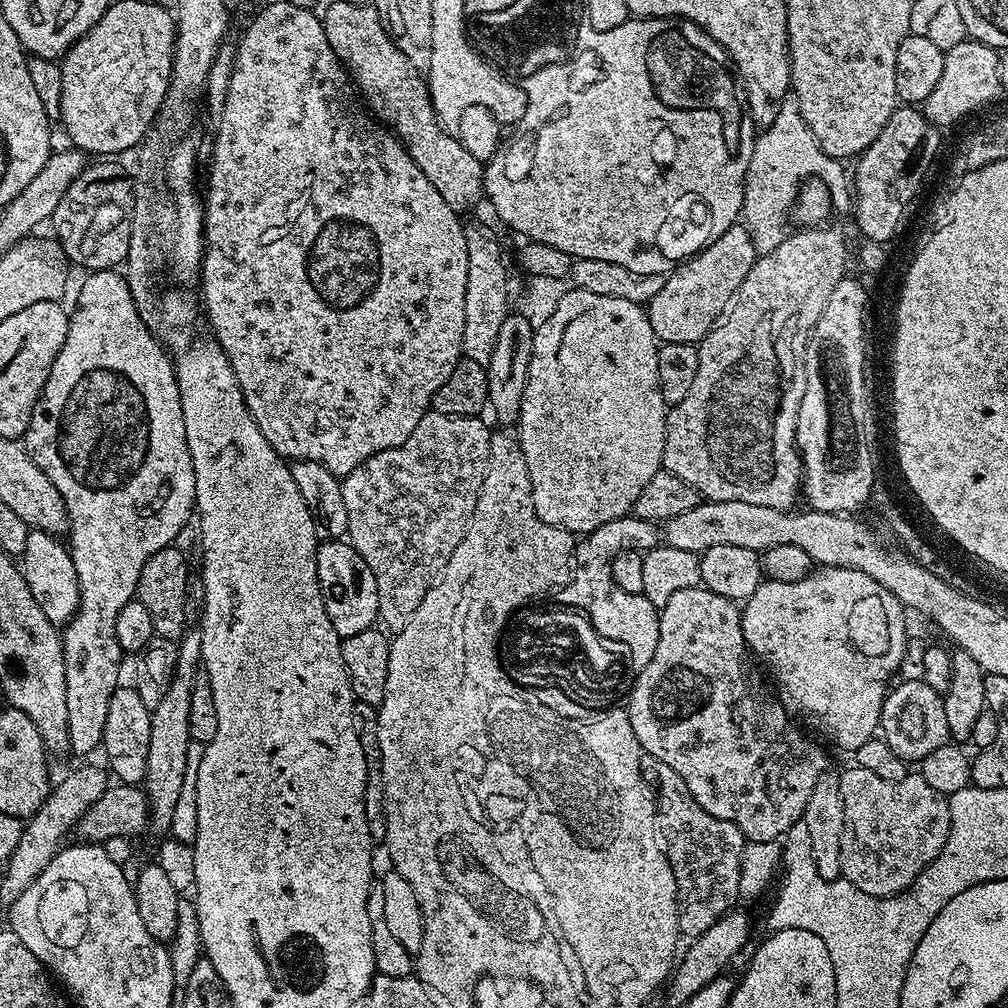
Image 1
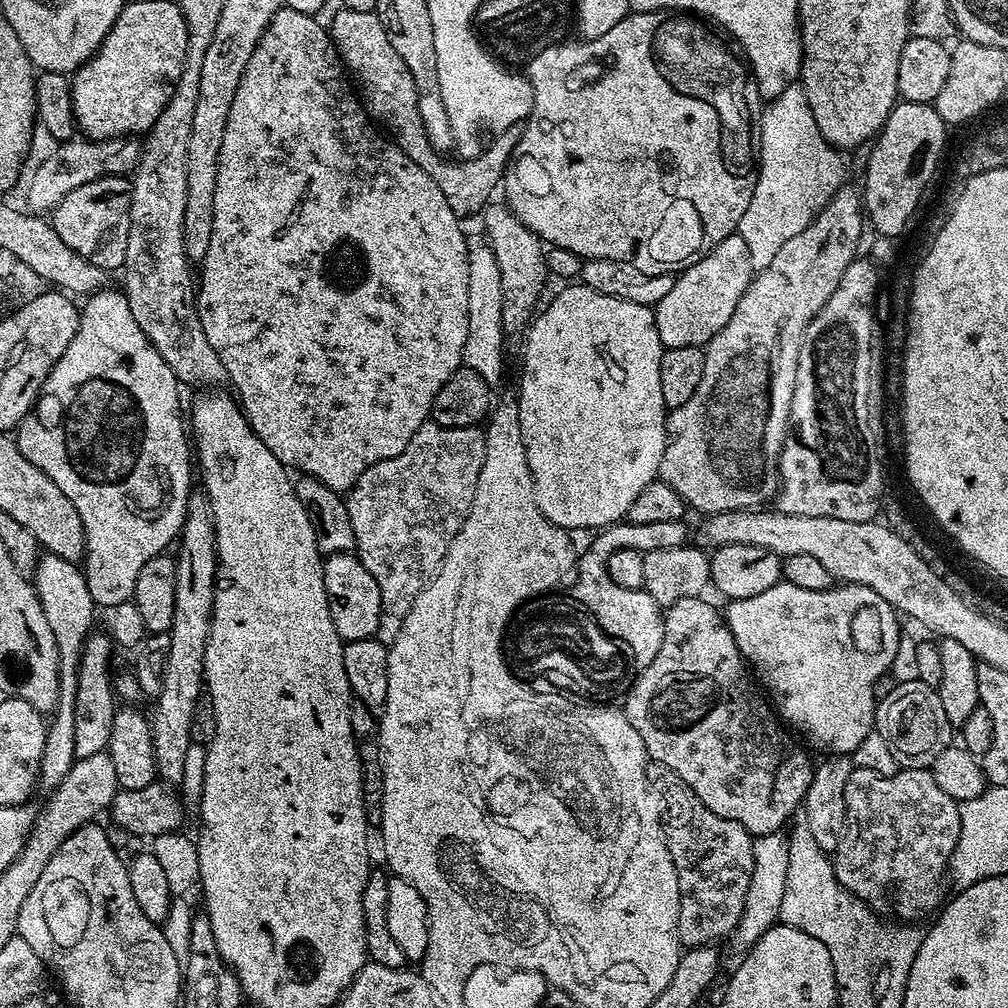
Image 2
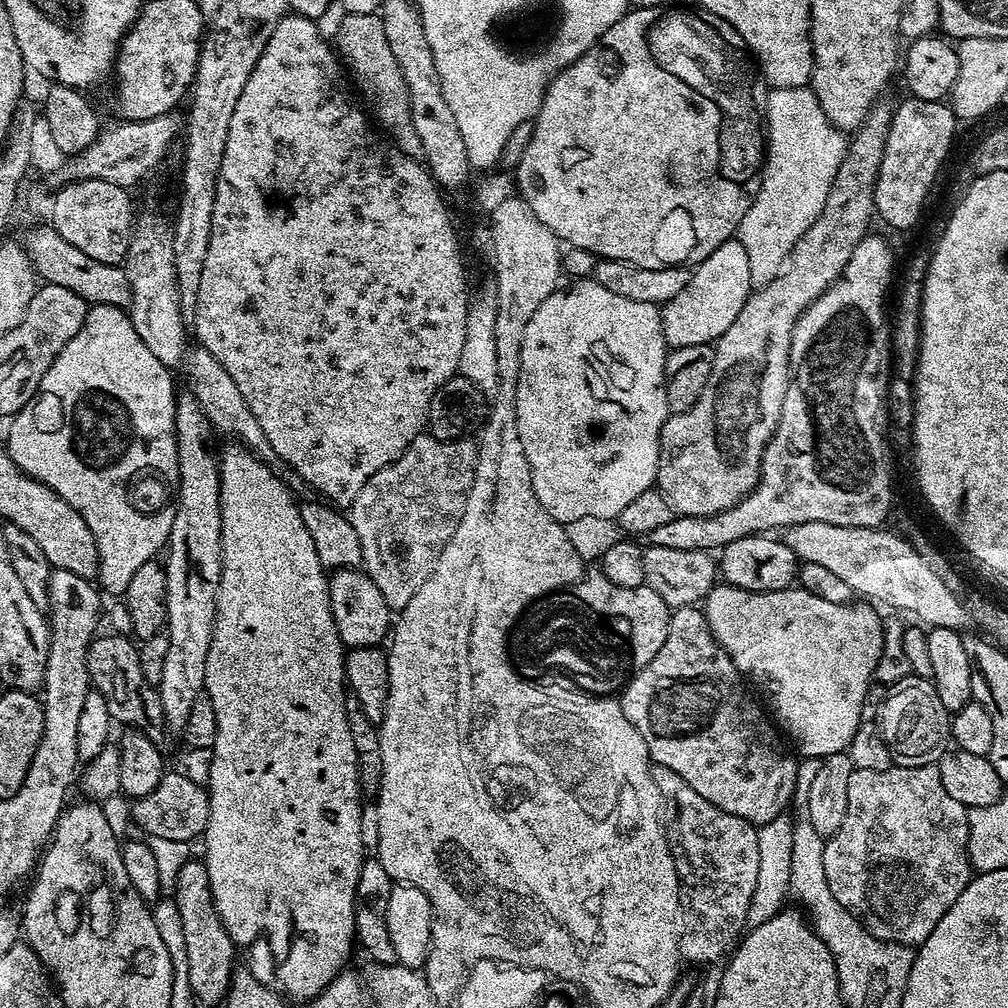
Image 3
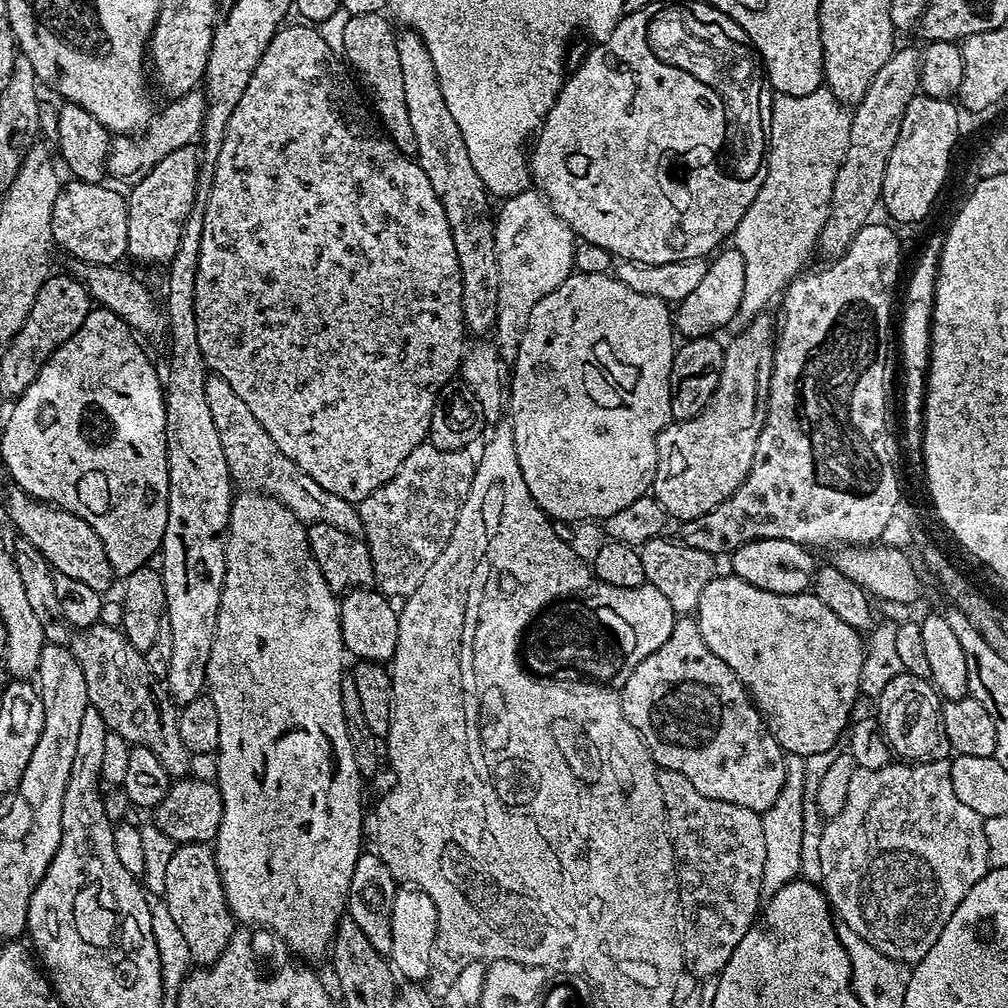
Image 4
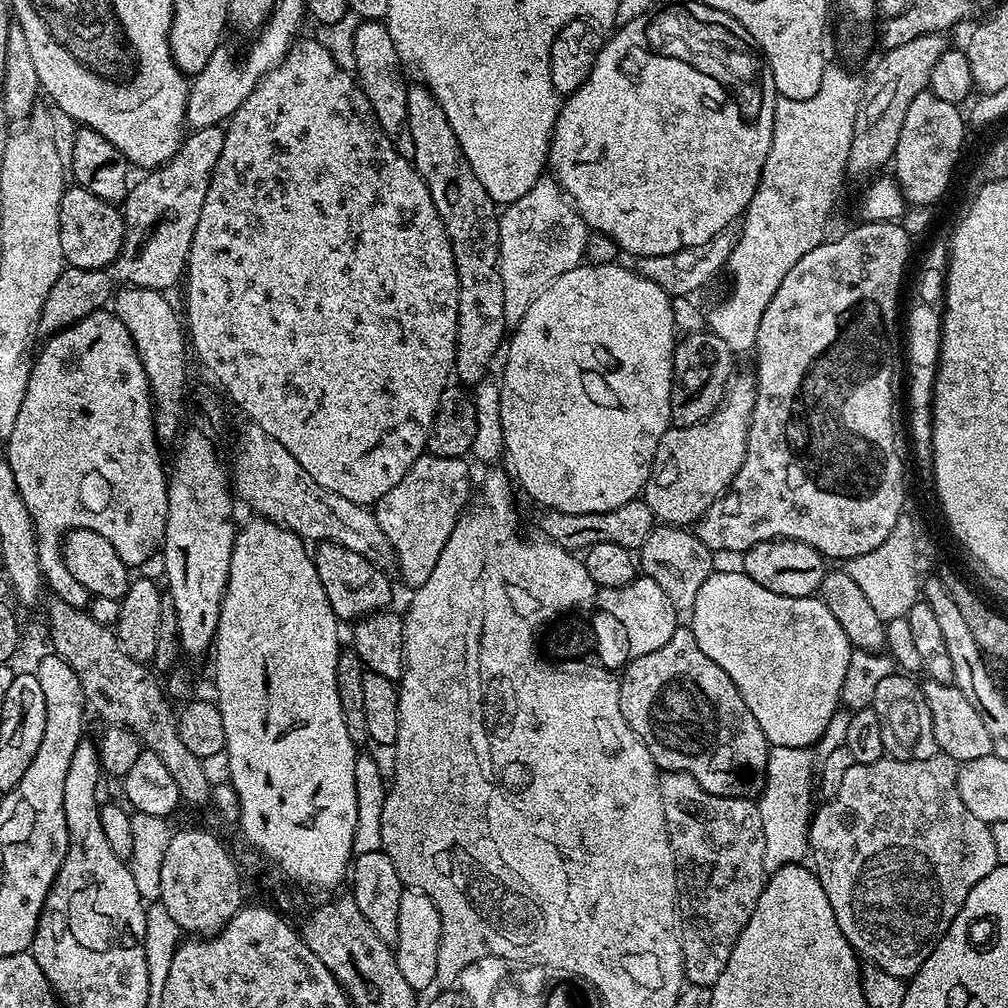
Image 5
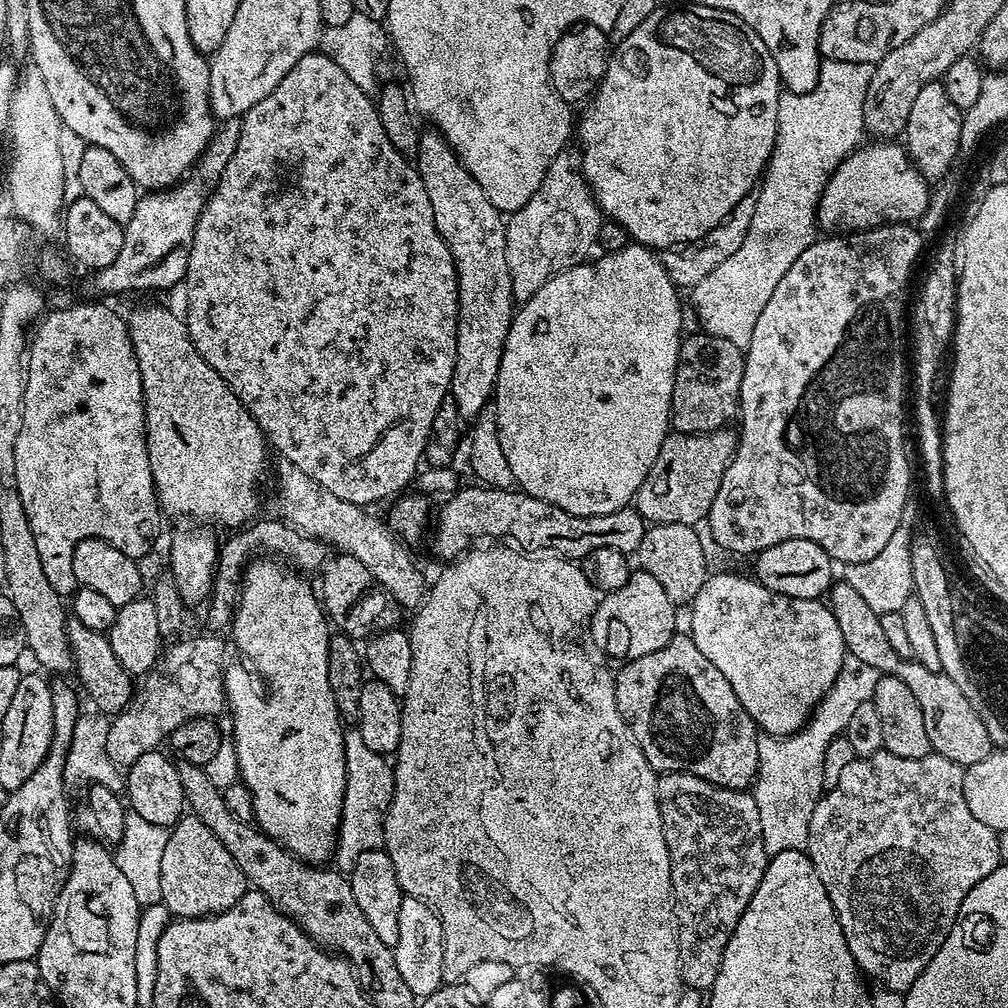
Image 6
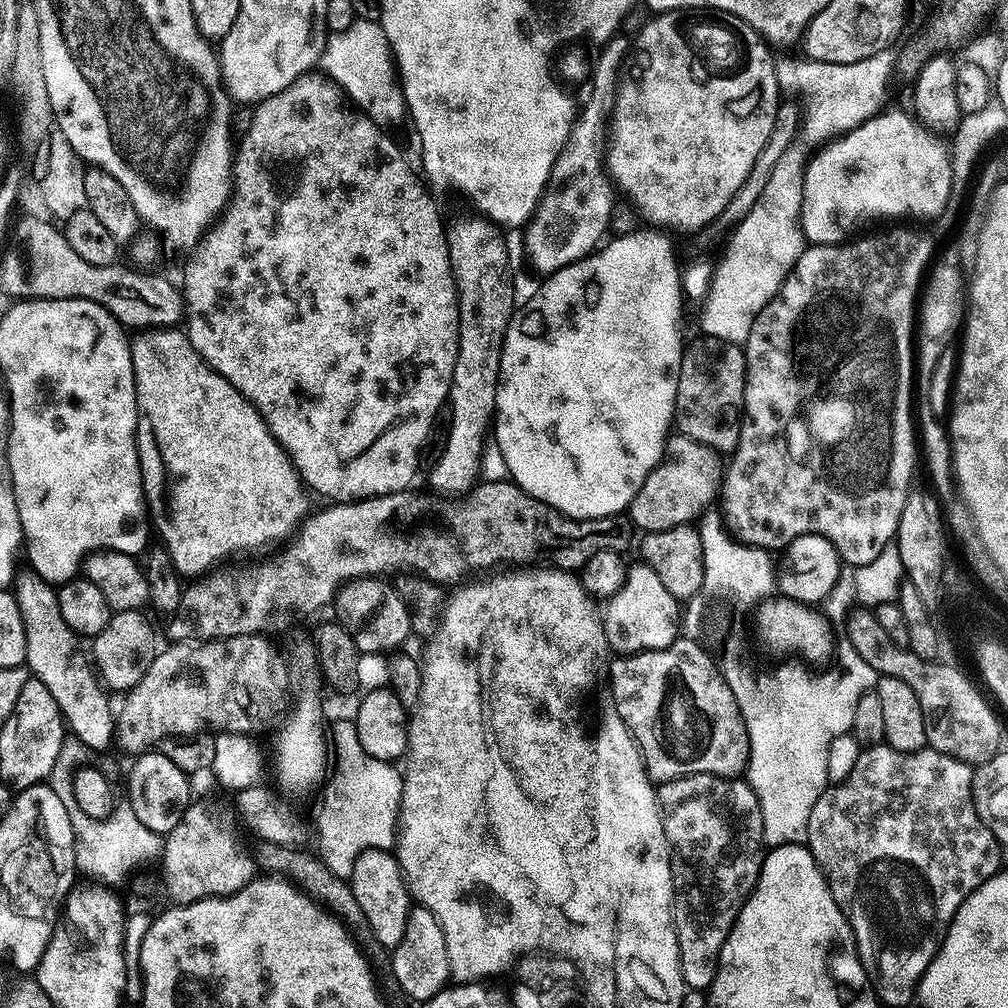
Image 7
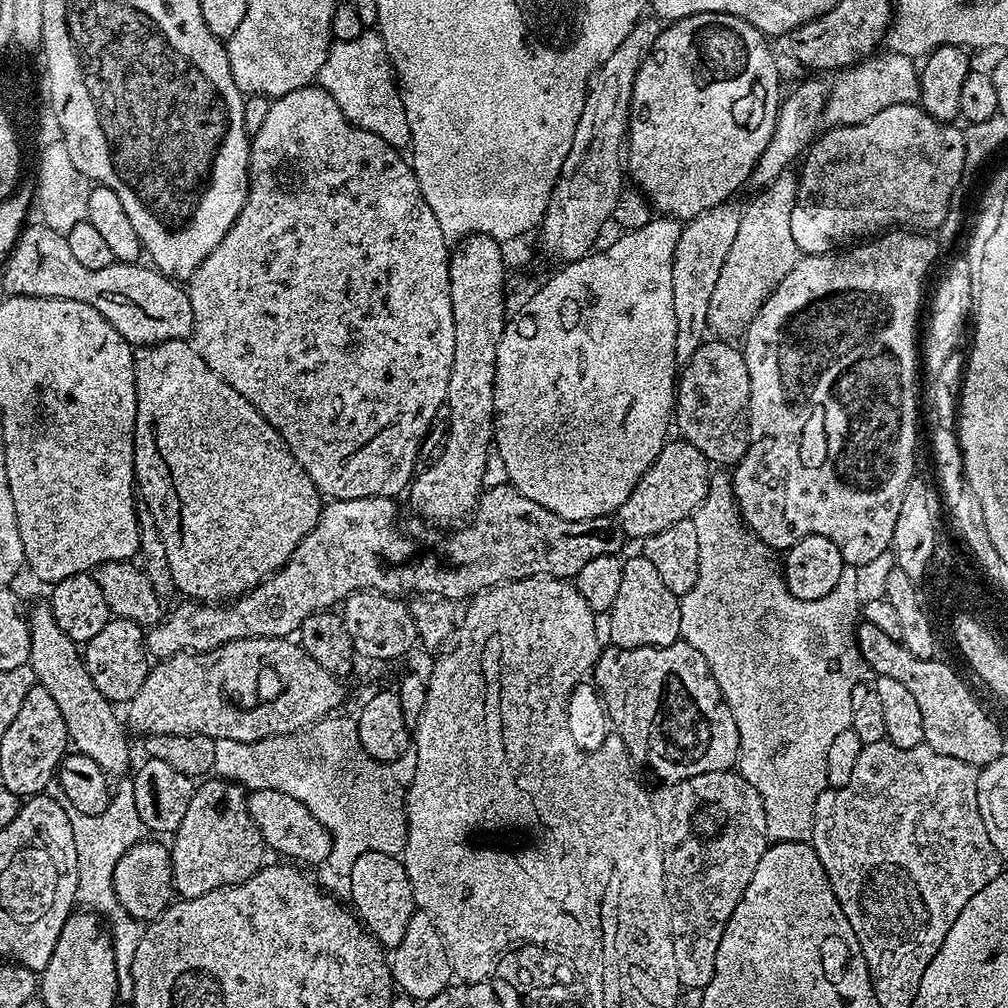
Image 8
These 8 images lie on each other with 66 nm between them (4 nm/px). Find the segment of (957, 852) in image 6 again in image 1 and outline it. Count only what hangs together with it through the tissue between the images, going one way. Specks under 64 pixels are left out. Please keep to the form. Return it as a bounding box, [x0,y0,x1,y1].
[839,766,950,896]

